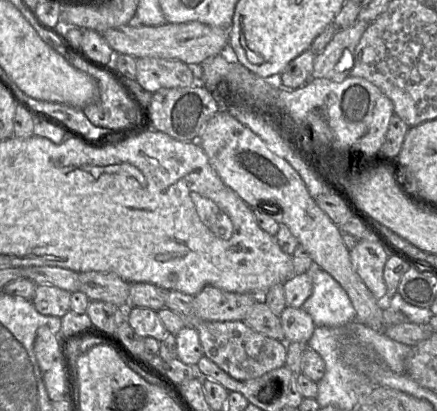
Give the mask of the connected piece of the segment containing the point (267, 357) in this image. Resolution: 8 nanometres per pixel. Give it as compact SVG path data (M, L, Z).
M176 290L168 291L165 307L176 312L188 327L197 330L204 356L213 361L232 378L247 381L285 366L287 343L270 338L252 329L245 321L205 321L194 312L194 296Z

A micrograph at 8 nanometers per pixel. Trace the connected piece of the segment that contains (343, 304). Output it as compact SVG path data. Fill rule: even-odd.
M315 266L311 271L313 291L302 308L312 317L316 326L346 327L355 320L355 309L344 288L328 272Z

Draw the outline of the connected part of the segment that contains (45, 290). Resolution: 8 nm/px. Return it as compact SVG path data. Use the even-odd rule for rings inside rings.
M49 284L36 286L32 304L42 315L62 318L70 311L71 293Z

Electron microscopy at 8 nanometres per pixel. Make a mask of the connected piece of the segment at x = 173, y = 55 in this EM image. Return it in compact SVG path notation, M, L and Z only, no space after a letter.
M198 21L179 24L165 23L160 26L127 24L100 34L116 53L128 54L135 58L179 60L191 67L198 67L205 60L219 55L228 44L228 29L213 27Z

